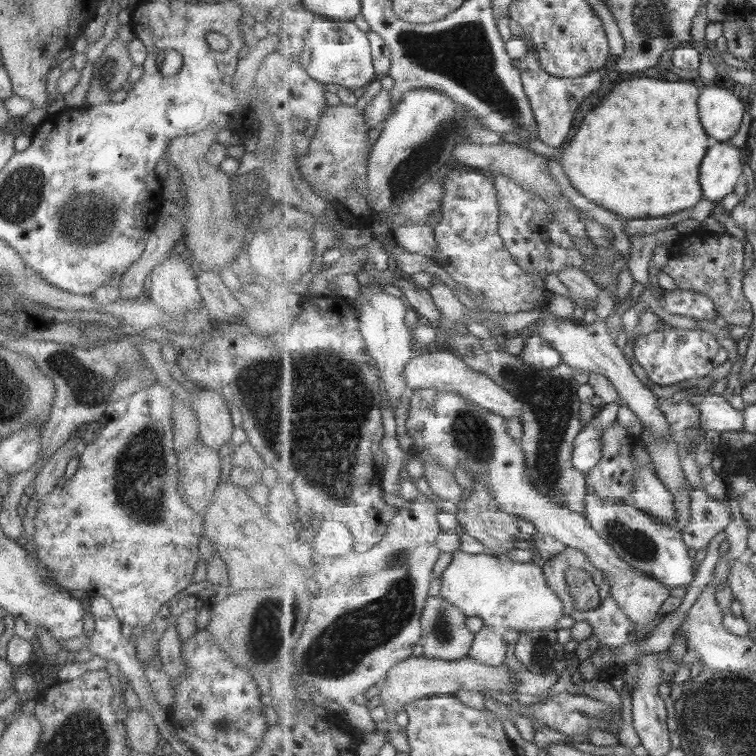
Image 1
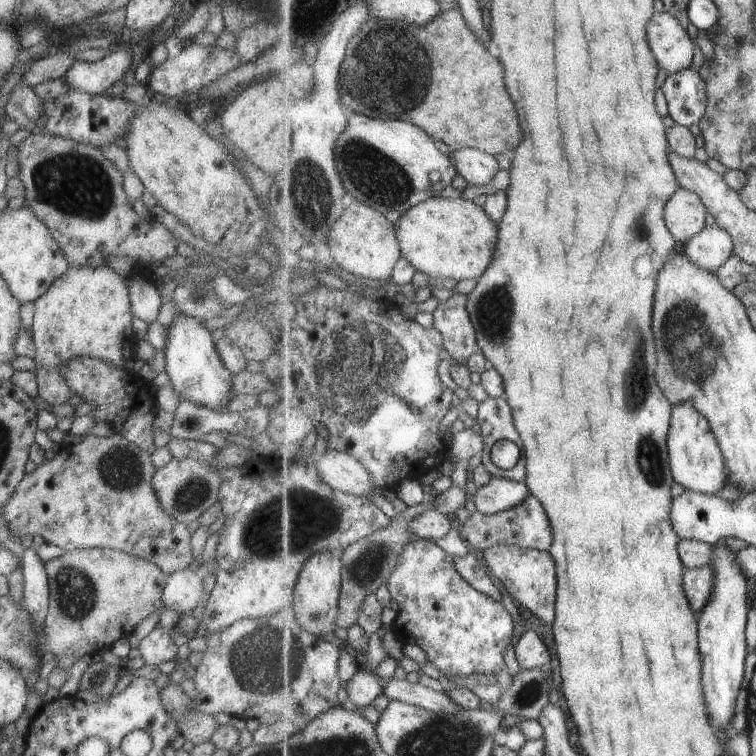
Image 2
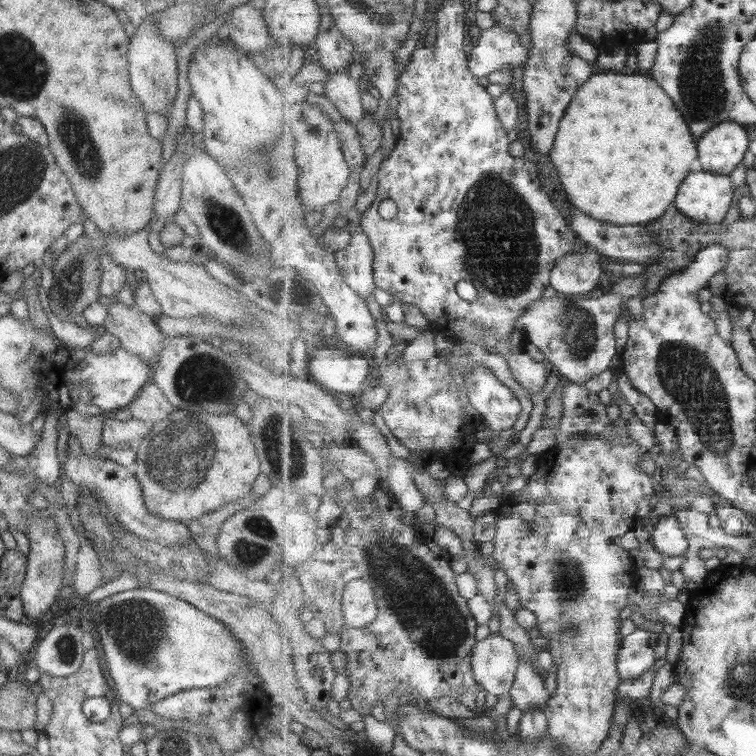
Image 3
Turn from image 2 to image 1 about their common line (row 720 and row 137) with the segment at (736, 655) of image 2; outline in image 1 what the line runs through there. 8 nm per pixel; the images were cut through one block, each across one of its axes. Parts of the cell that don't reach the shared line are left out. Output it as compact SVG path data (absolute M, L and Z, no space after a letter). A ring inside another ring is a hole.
M714 84L701 85L698 105L705 132L714 142L729 142L739 132L743 116L748 111L740 91Z

